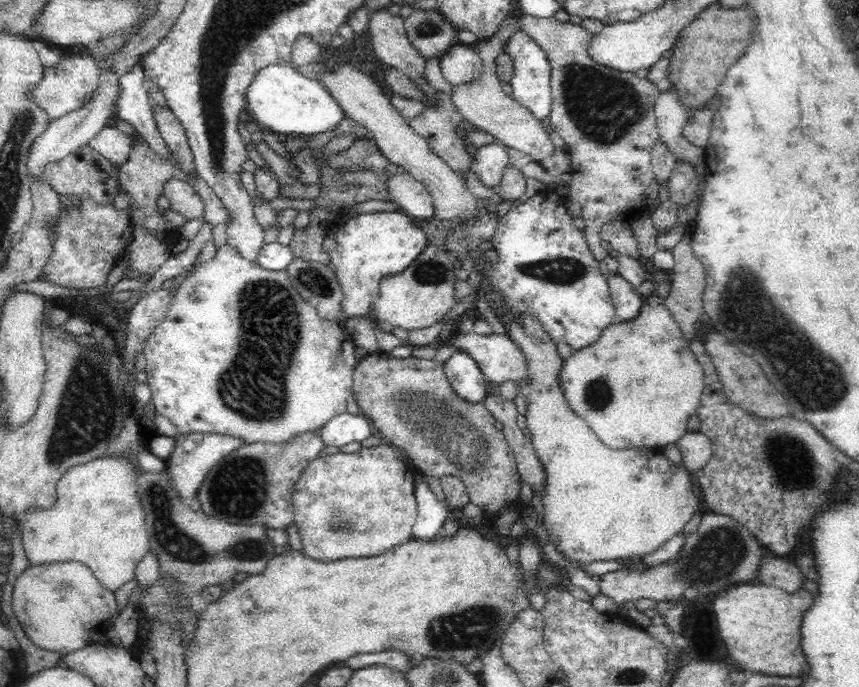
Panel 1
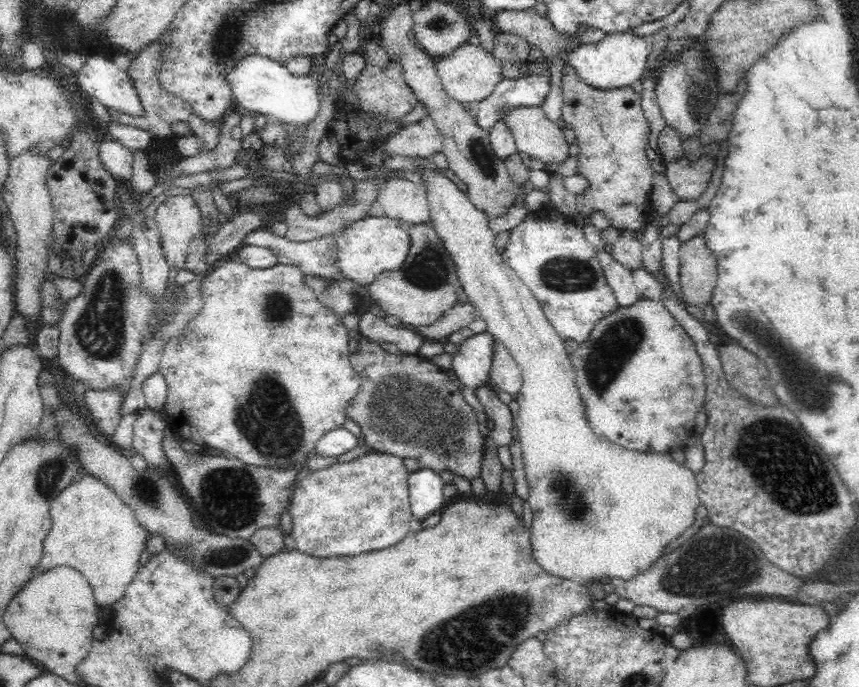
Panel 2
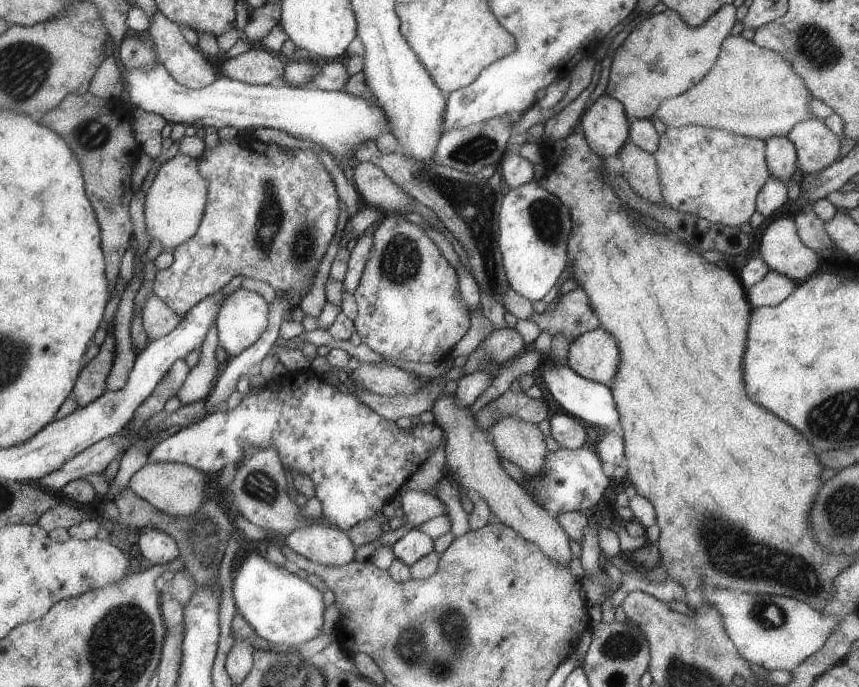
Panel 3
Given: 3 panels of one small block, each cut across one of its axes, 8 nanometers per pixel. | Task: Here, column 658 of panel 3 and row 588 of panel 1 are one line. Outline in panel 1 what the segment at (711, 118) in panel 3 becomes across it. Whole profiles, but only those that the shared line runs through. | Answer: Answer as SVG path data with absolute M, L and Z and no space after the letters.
M110 456L97 457L96 460L88 461L85 464L73 465L61 477L57 484L57 502L52 509L30 509L29 513L25 514L25 520L21 524L22 537L21 544L24 548L26 558L29 565L40 565L54 562L67 562L74 561L80 564L84 564L91 572L92 575L100 582L100 585L104 589L113 592L118 590L121 586L124 586L127 582L133 580L136 574L136 568L142 561L142 557L148 550L151 550L151 544L149 541L148 531L145 527L144 512L140 505L139 496L136 493L135 479L137 473L133 470L133 464L130 464L128 460L124 458L111 458Z

